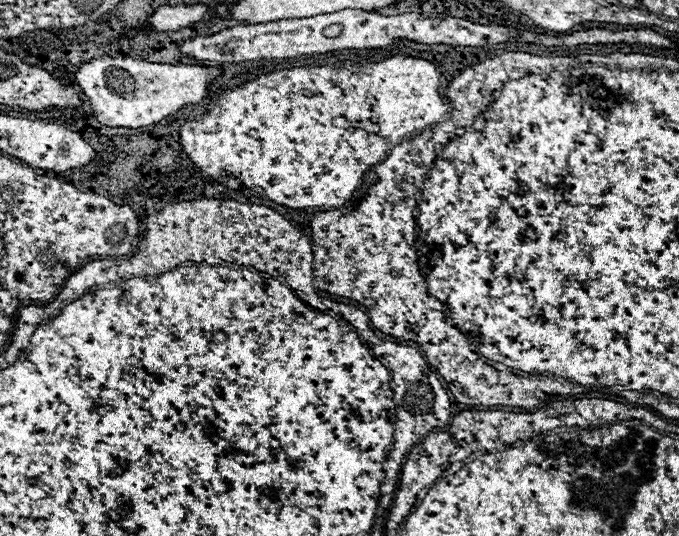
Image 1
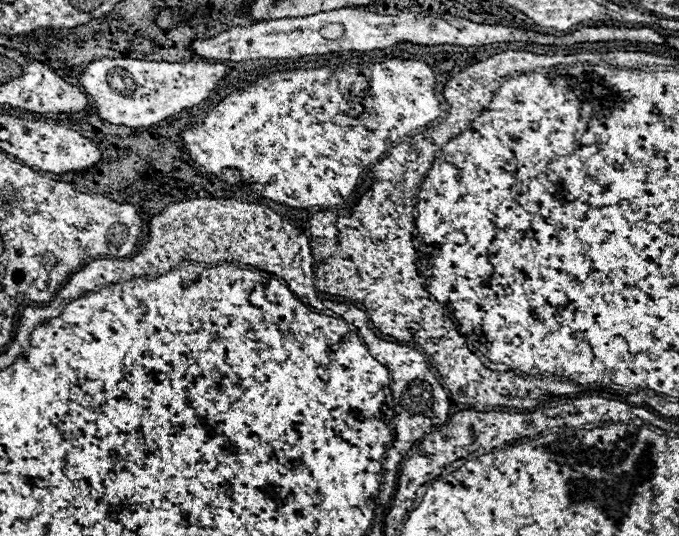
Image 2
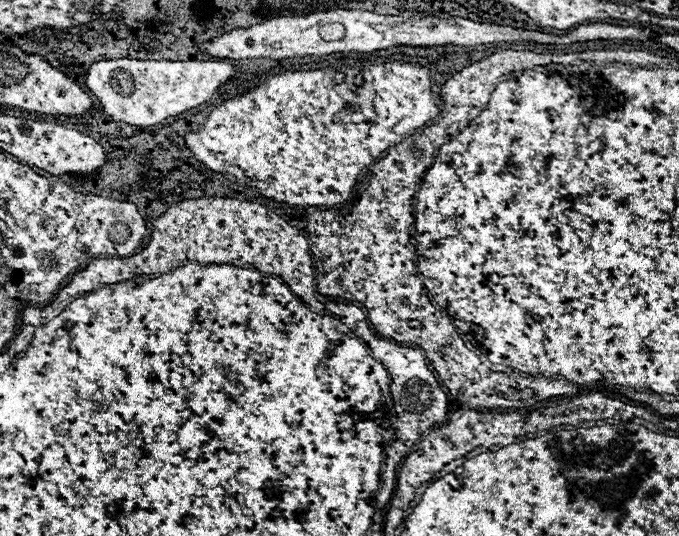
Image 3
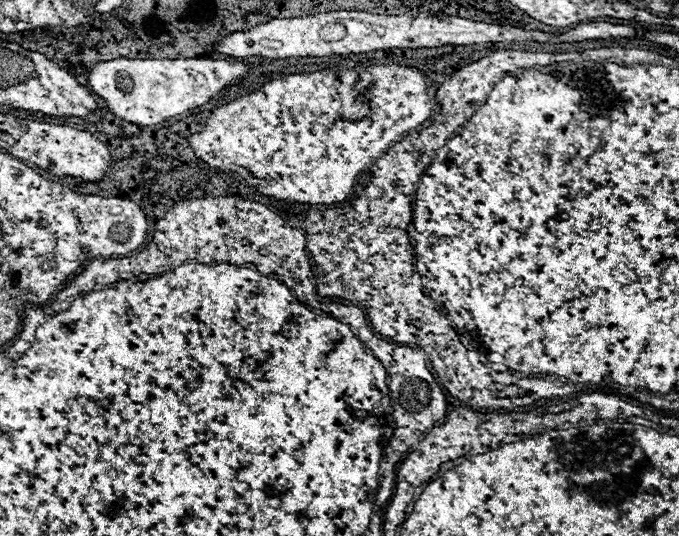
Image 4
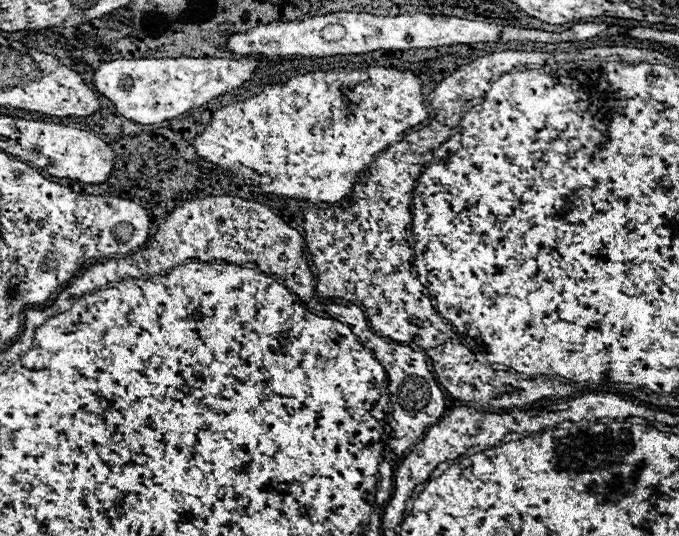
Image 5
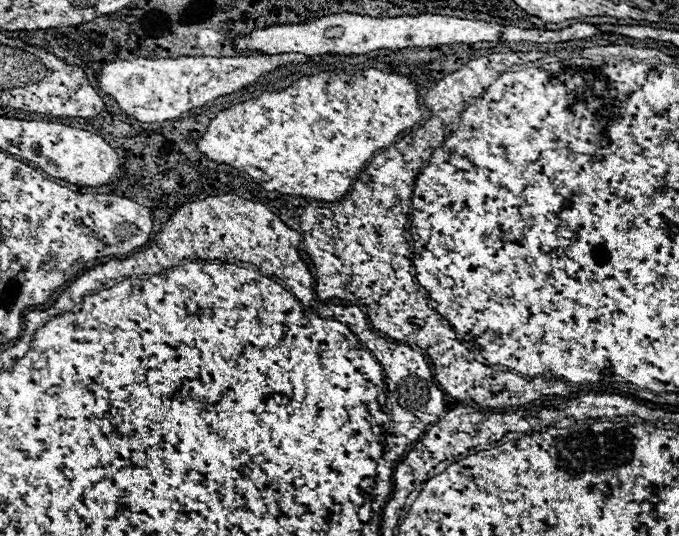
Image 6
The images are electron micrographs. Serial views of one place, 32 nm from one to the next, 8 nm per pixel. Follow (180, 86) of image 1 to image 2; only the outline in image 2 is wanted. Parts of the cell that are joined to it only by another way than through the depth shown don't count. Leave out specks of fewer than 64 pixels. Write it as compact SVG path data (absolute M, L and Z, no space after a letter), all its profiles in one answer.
M100 58L90 62L80 74L78 82L88 94L98 116L108 124L122 124L130 128L152 126L184 108L200 104L214 90L216 82L228 74L224 64L204 62L148 62L134 58Z

